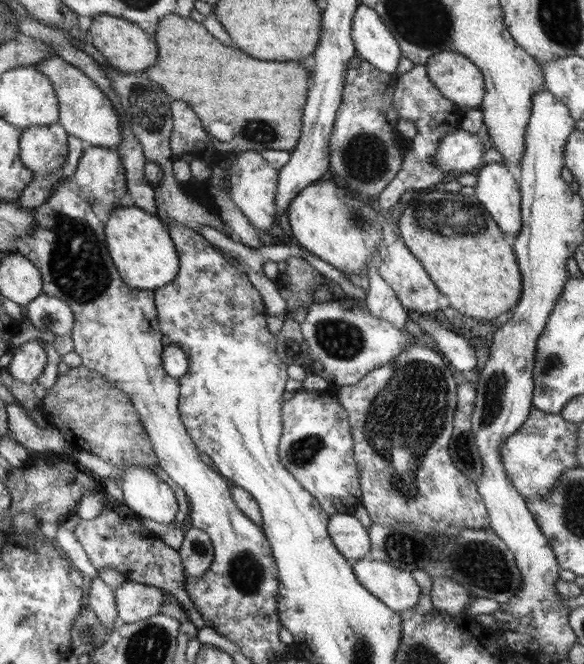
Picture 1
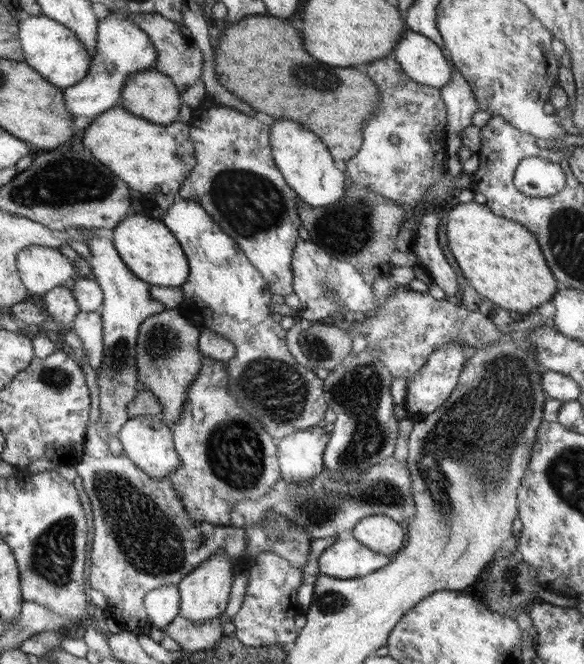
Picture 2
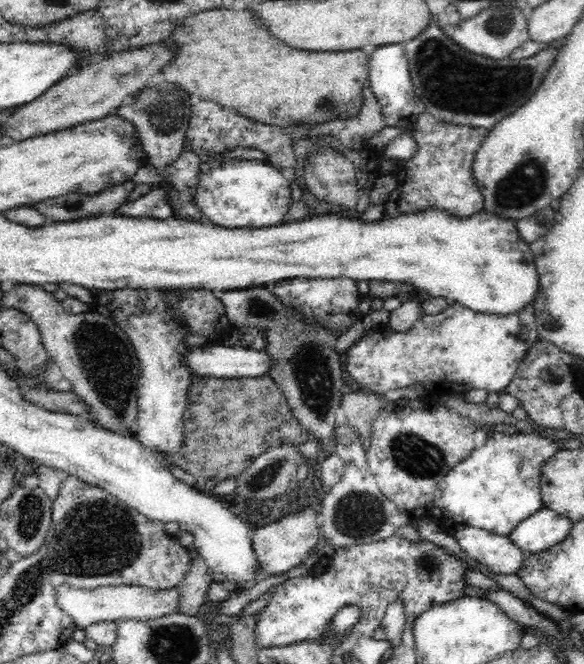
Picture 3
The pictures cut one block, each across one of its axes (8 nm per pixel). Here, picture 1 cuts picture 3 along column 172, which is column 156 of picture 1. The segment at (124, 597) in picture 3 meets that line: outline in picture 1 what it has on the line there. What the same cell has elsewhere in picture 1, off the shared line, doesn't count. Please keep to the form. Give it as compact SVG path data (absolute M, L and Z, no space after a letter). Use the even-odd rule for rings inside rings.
M134 580L114 590L118 617L126 624L147 620L150 616L161 613L165 604L165 593L161 589L148 584L138 584Z

